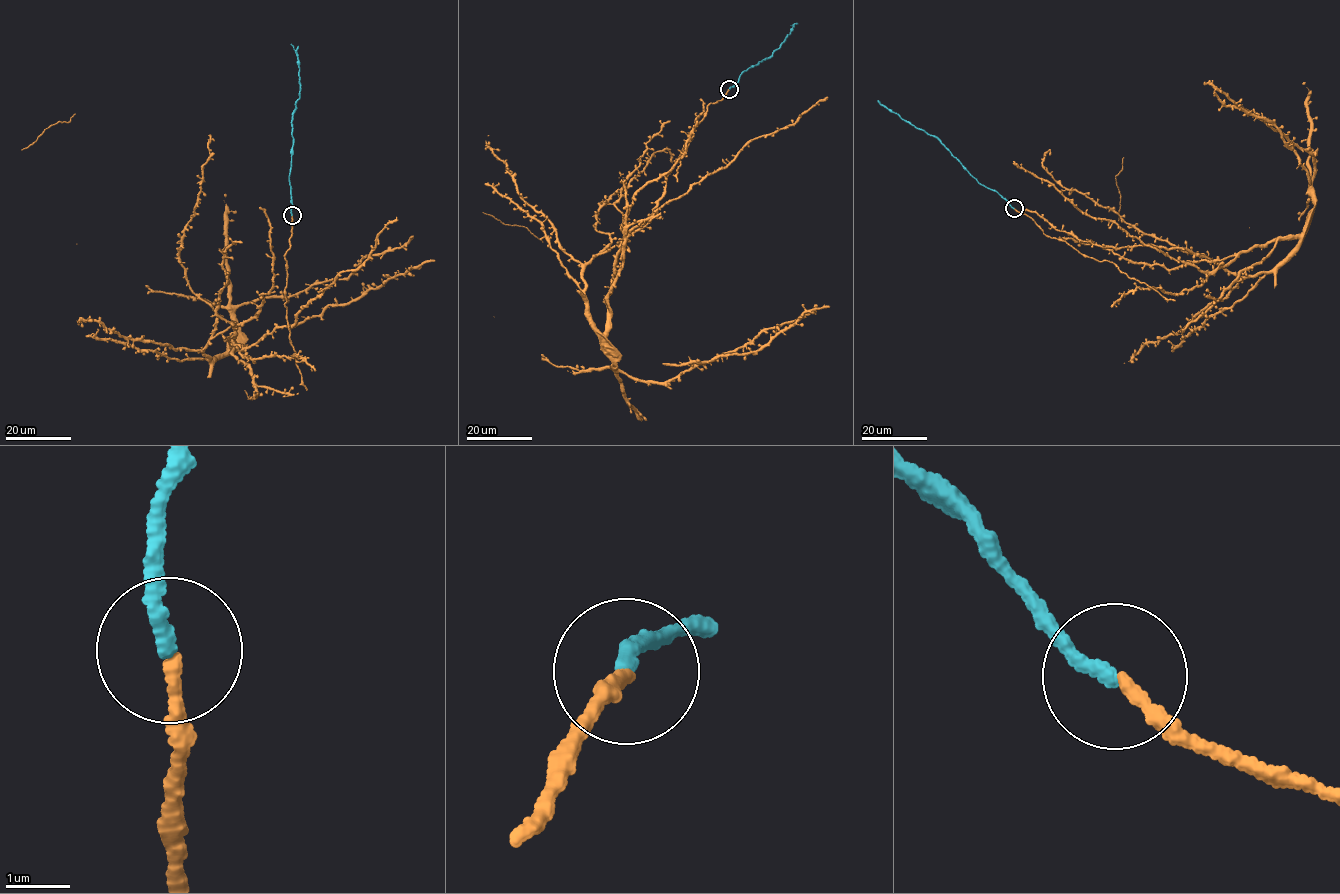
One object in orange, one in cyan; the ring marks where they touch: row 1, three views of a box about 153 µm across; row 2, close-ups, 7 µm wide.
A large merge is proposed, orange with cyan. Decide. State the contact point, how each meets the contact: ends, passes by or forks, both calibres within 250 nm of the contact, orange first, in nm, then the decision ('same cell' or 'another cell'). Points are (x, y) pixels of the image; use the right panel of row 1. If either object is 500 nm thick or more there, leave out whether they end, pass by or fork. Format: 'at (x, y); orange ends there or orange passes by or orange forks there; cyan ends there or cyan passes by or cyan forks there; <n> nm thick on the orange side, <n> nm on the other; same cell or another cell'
at (1014, 208); orange ends there; cyan ends there; 190 nm thick on the orange side, 200 nm on the other; same cell

